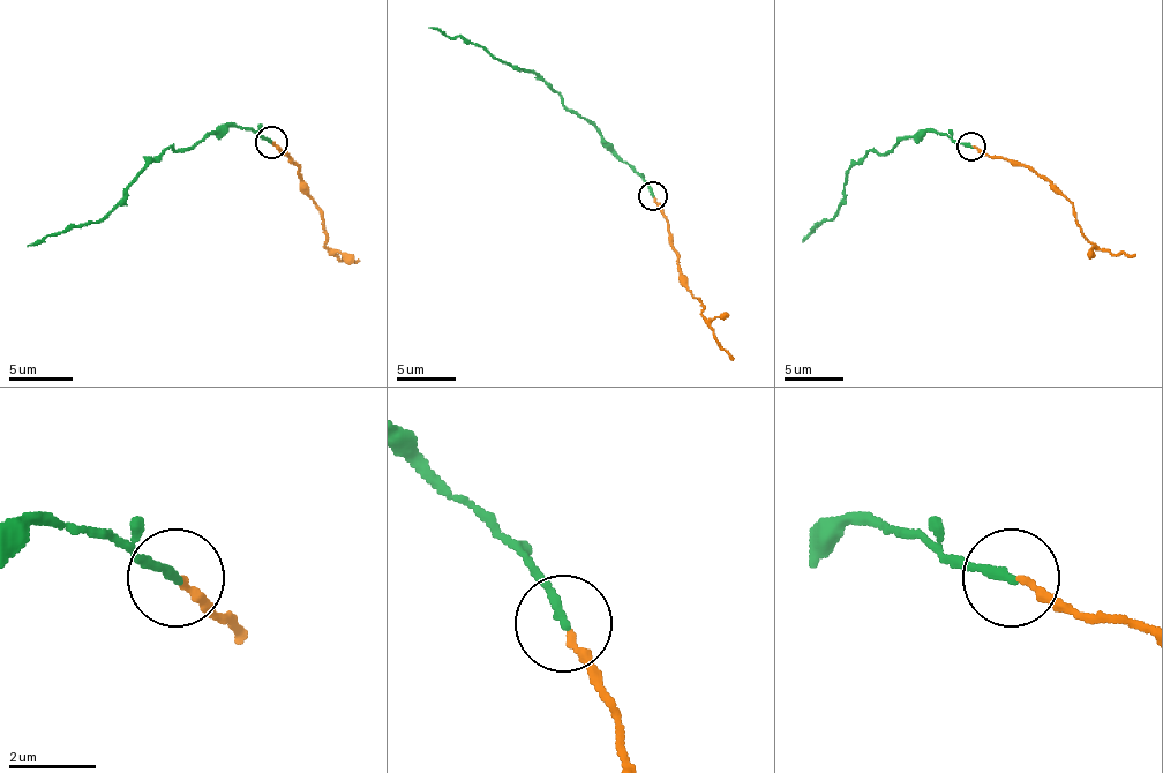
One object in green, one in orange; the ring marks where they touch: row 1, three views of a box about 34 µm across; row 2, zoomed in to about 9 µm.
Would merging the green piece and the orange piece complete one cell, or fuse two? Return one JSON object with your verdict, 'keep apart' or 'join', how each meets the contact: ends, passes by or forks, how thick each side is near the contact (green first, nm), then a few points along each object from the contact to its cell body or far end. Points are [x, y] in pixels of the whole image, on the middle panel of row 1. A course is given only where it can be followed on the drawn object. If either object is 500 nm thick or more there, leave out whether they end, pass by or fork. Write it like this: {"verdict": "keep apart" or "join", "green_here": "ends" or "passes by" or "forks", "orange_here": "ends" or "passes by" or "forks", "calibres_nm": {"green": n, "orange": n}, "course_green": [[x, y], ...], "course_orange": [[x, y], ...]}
{"verdict": "join", "green_here": "ends", "orange_here": "ends", "calibres_nm": {"green": 220, "orange": 180}, "course_green": [[653, 195], [642, 177], [538, 74], [497, 59], [458, 36], [450, 38], [429, 27]], "course_orange": [[653, 197], [665, 216], [680, 280], [700, 301], [700, 313], [715, 343], [733, 360]]}

